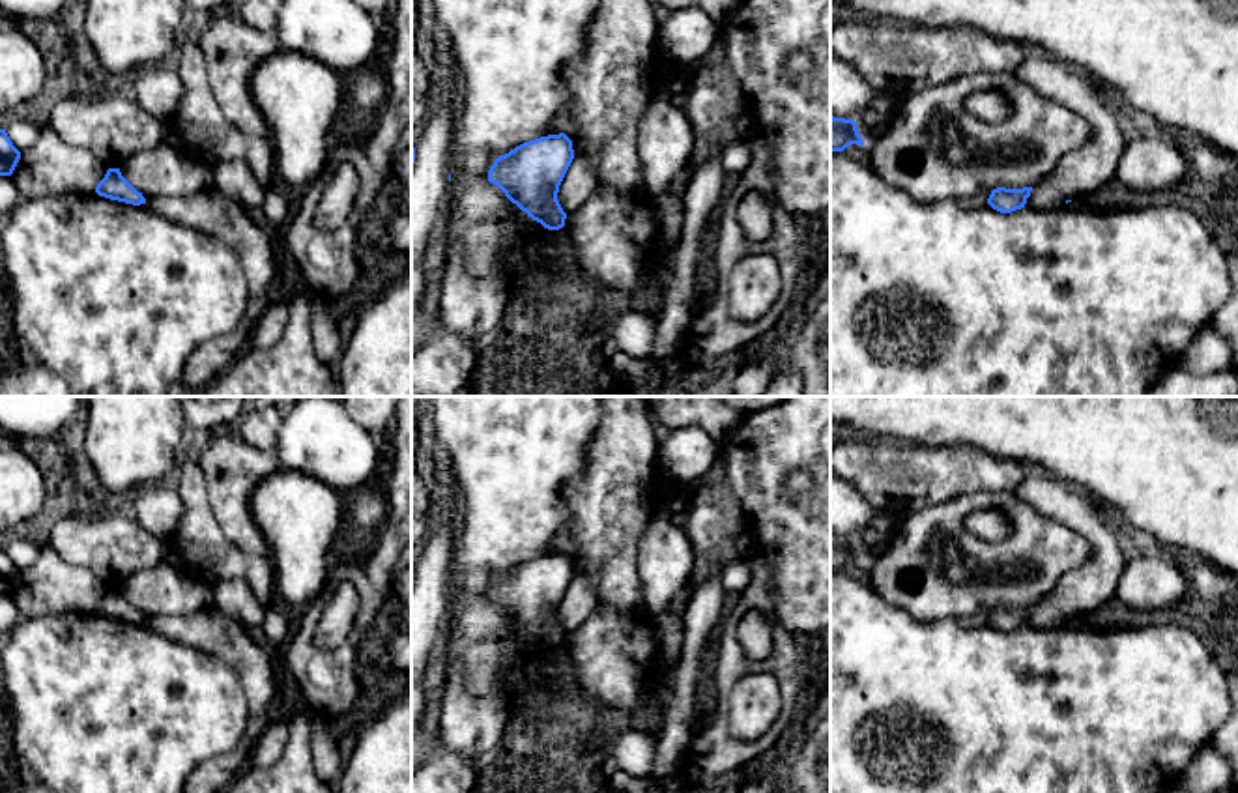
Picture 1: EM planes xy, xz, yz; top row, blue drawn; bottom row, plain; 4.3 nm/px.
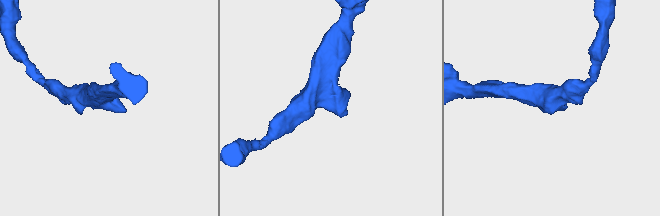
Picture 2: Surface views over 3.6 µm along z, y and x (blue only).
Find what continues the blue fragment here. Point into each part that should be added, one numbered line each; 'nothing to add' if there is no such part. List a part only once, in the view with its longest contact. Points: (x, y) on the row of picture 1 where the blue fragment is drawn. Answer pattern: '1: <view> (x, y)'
nothing to add

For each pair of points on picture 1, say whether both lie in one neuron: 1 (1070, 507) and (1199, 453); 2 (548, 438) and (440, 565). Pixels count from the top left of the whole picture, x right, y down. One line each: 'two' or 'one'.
1: two
2: two

